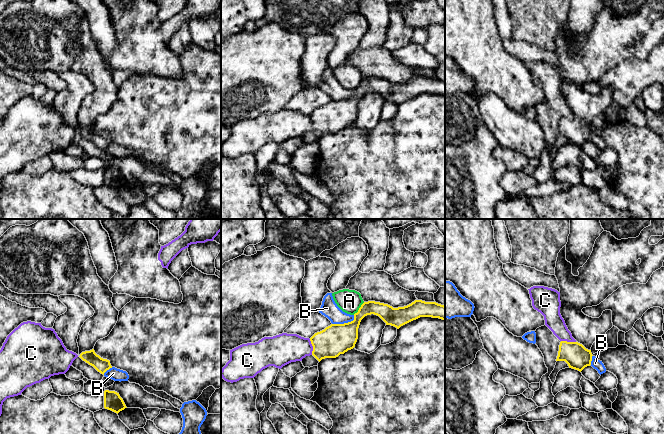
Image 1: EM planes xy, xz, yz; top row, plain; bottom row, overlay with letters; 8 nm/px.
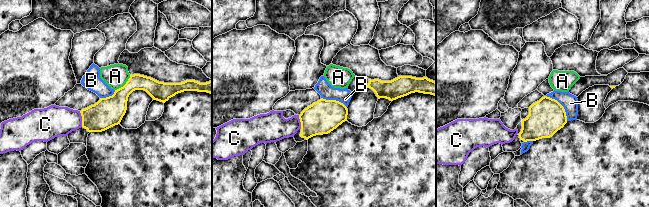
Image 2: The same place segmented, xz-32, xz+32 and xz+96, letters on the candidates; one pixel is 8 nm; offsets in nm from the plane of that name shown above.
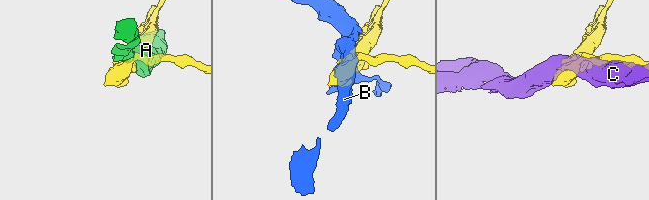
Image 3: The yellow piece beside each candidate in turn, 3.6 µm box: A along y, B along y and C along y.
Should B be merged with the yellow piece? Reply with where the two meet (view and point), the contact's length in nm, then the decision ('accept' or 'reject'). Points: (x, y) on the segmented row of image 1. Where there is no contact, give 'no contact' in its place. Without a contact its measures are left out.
xz (344, 323) | 200 nm | reject

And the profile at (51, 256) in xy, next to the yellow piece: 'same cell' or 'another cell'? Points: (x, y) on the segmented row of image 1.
same cell

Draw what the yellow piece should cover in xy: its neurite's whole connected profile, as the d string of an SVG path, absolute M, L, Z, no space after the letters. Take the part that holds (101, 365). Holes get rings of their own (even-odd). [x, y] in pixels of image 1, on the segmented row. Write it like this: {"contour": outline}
{"contour": "M39 219L30 226L10 227L0 237L0 280L18 294L75 295L85 299L95 313L79 332L79 357L103 375L112 368L110 361L97 355L93 348L98 340L110 334L119 311L112 303L109 286L97 274L84 234L67 219Z"}

